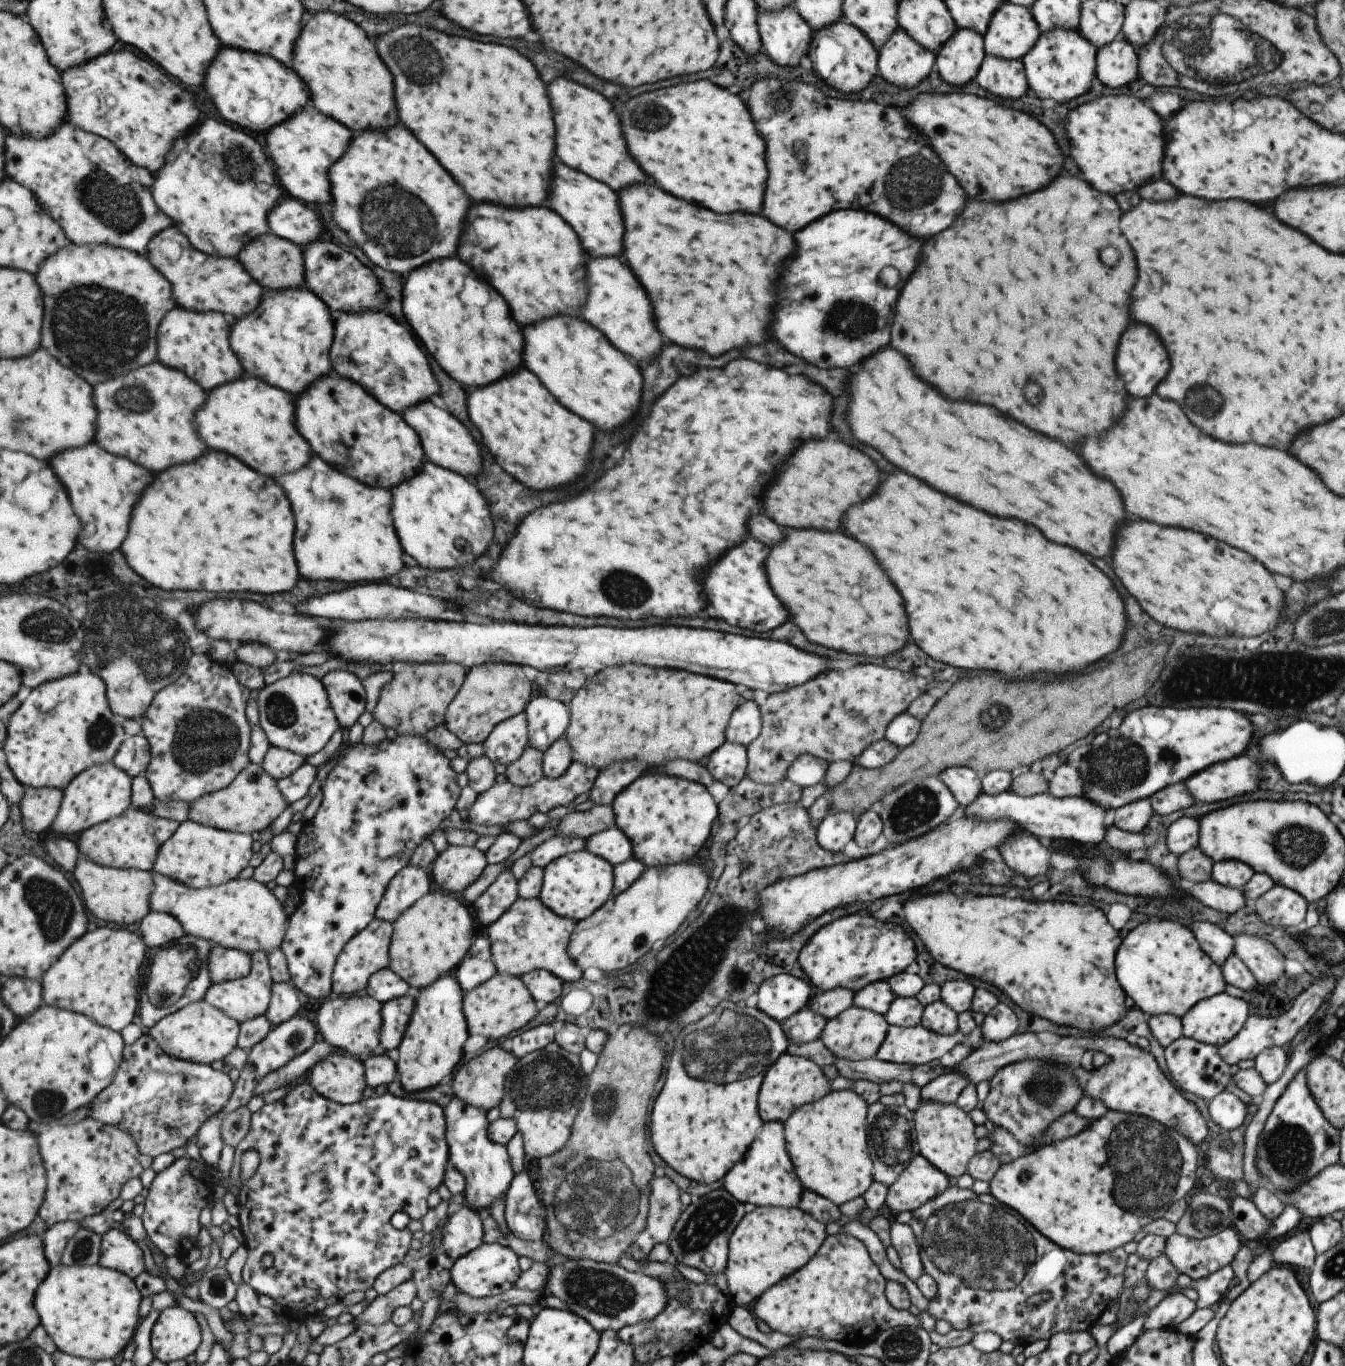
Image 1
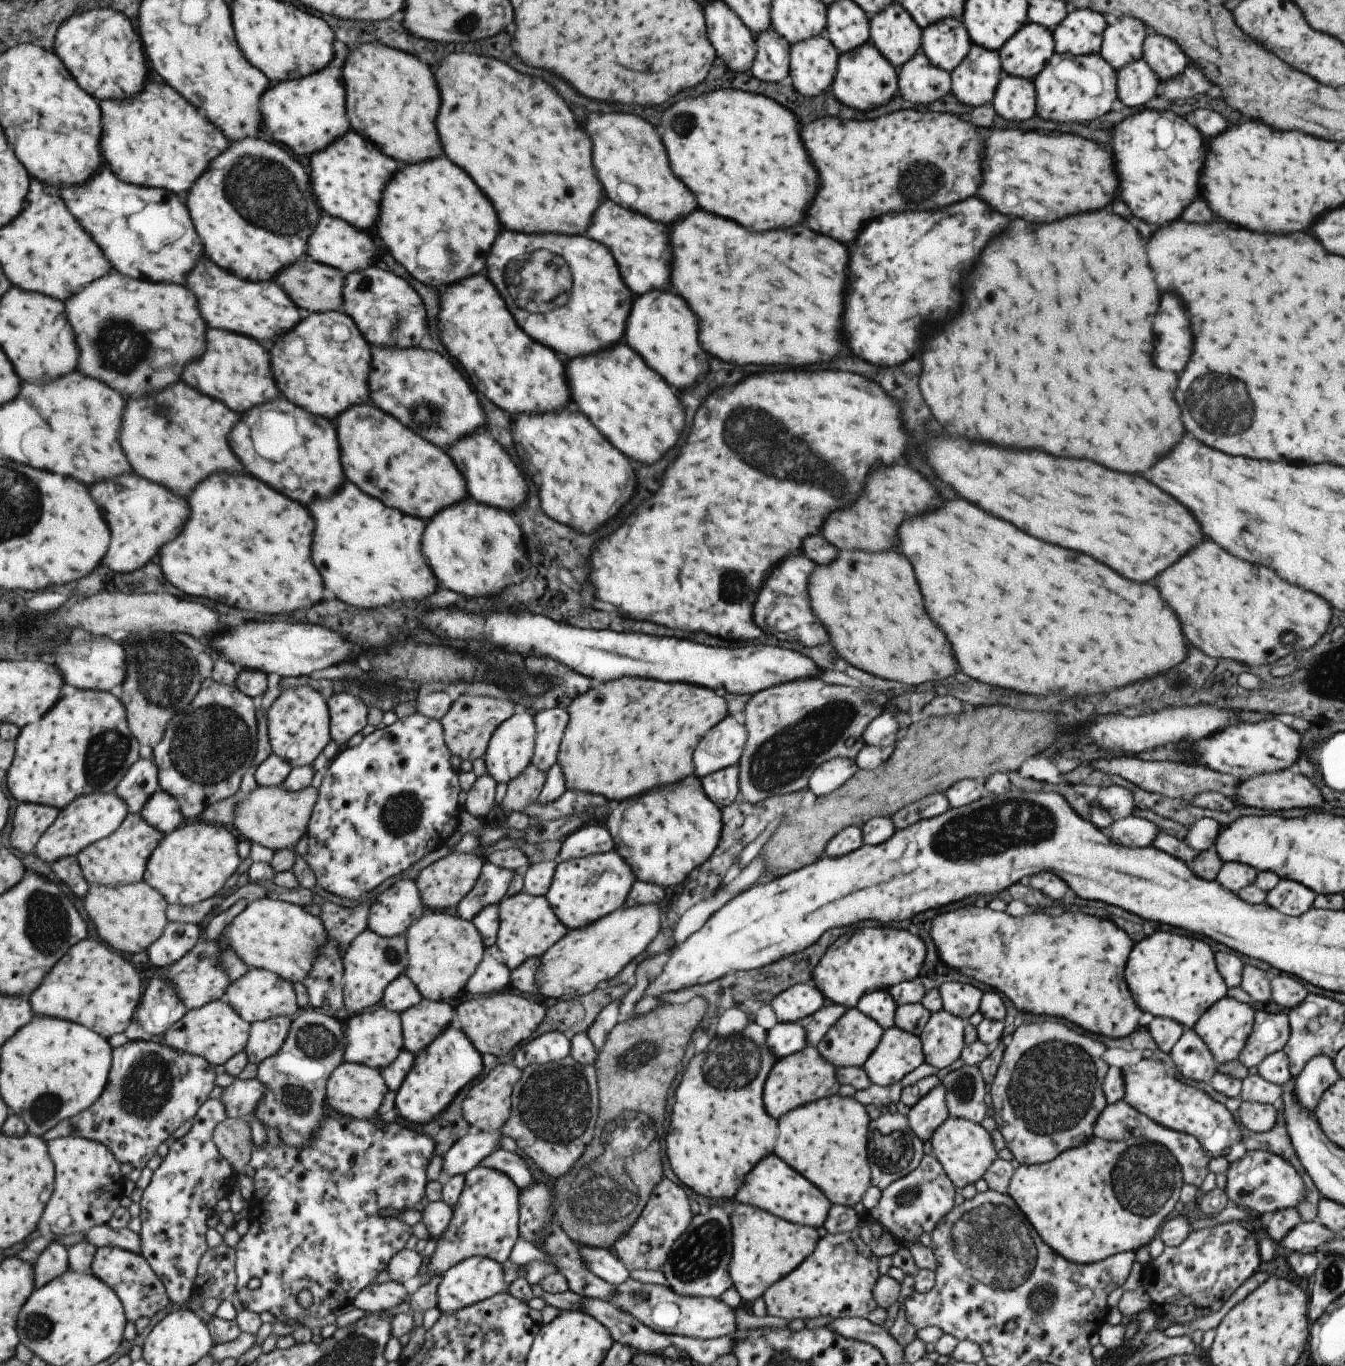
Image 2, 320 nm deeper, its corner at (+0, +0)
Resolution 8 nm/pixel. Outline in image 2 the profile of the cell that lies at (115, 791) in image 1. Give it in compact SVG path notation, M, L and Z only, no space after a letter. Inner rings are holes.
M115 792L83 794L83 796L75 798L65 809L60 810L57 821L53 822L48 833L41 838L34 852L51 865L60 861L61 858L78 856L85 848L116 832L129 814L127 802Z

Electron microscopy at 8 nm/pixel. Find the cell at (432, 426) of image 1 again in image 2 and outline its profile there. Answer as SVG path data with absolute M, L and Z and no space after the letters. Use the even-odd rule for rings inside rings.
M481 431L456 441L447 452L466 480L466 488L469 498L477 503L501 510L511 510L527 498L527 486L523 480L523 474L517 470L517 466L511 462L507 452L501 448L486 432Z

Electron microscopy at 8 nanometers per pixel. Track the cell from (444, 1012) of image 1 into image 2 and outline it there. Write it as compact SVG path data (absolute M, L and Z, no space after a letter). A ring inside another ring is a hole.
M453 1024L417 1056L404 1086L396 1093L395 1107L399 1115L409 1122L427 1124L439 1118L453 1102L456 1094L471 1080L481 1074L481 1056L475 1052L473 1044L459 1030L453 1030Z

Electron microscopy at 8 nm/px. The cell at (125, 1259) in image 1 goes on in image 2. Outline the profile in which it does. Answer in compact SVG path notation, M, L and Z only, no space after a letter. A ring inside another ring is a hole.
M117 1246L99 1247L92 1266L92 1274L107 1282L120 1296L128 1320L135 1323L139 1318L153 1318L157 1312L165 1310L171 1300L165 1284L143 1255Z

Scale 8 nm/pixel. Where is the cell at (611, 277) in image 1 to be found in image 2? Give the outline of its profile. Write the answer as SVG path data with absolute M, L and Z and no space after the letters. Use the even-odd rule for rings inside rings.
M649 292L633 302L629 322L625 326L625 342L631 350L639 352L643 362L661 374L669 386L685 388L707 374L709 354L699 346L699 326L695 314L687 304L669 292Z

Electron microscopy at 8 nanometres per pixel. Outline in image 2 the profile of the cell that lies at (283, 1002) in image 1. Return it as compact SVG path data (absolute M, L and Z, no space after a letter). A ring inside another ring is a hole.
M277 1016L253 1023L245 1051L249 1061L261 1065L267 1058L275 1056L283 1048L293 1022L291 1016Z

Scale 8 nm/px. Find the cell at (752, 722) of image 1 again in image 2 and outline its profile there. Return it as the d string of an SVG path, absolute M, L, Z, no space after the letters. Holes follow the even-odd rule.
M732 715L717 722L697 744L693 752L692 776L700 780L707 774L738 765L747 742L747 730Z

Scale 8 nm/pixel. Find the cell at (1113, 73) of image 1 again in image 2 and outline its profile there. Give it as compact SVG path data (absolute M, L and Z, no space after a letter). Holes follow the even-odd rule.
M1141 59L1127 62L1115 72L1115 92L1124 106L1141 106L1156 96L1159 80Z

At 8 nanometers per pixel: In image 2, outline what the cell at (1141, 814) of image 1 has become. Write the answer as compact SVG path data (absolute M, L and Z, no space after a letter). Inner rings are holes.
M1114 785L1104 787L1099 790L1094 800L1111 816L1112 821L1134 815L1135 802L1129 789Z

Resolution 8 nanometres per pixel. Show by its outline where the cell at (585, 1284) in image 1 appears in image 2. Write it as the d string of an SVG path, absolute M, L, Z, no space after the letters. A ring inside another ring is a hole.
M628 1277L621 1284L615 1285L615 1296L607 1300L621 1312L627 1312L635 1320L653 1332L667 1335L680 1335L695 1339L715 1339L736 1331L733 1309L719 1299L693 1297L675 1294L666 1285L643 1284Z

